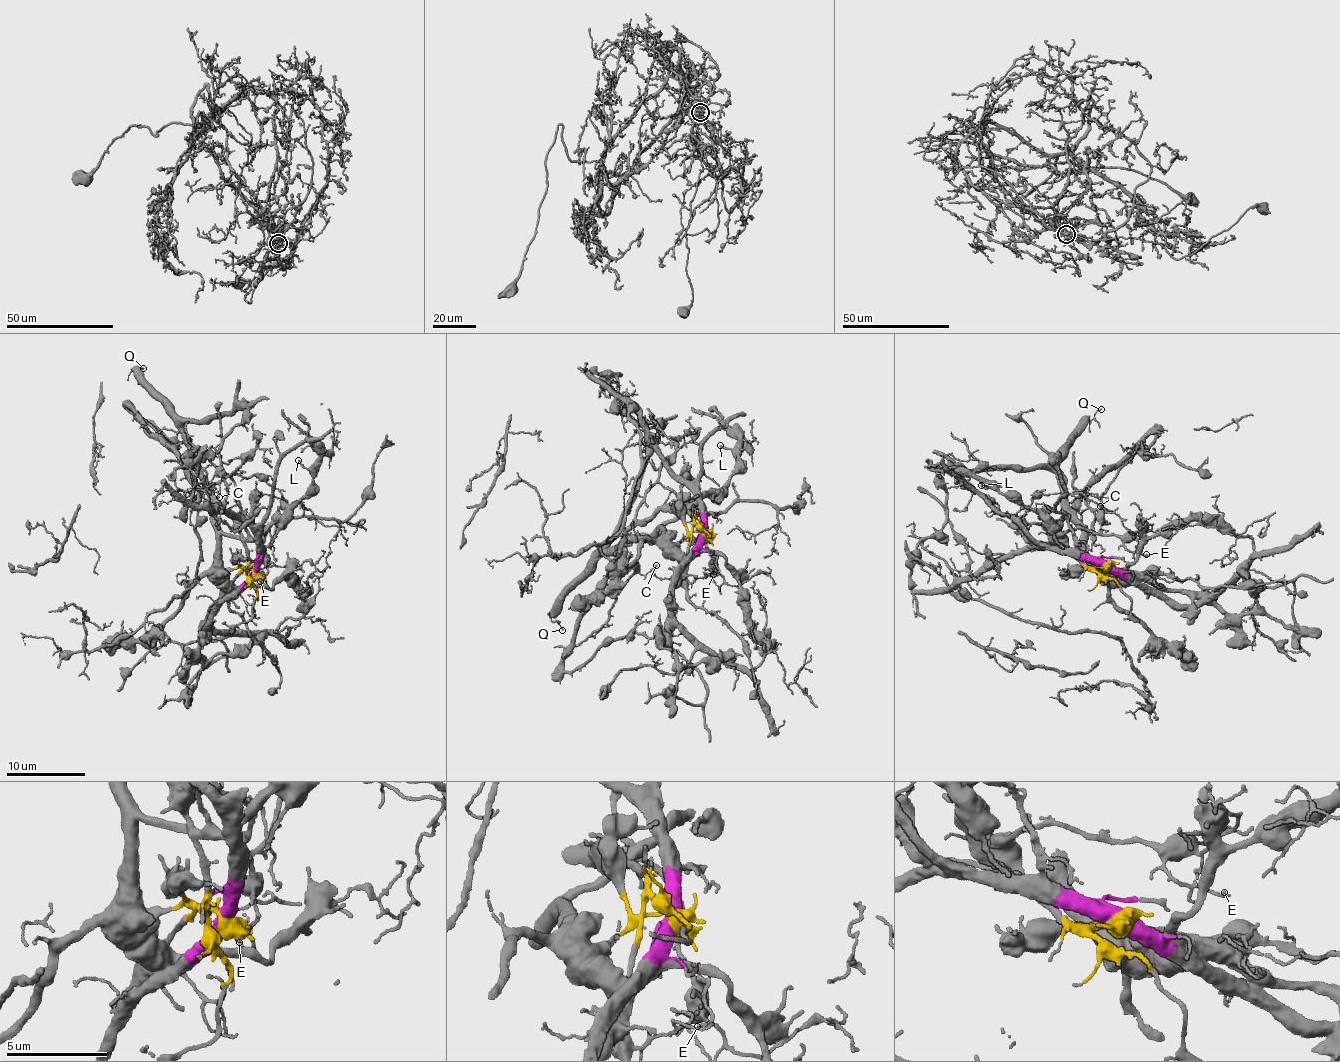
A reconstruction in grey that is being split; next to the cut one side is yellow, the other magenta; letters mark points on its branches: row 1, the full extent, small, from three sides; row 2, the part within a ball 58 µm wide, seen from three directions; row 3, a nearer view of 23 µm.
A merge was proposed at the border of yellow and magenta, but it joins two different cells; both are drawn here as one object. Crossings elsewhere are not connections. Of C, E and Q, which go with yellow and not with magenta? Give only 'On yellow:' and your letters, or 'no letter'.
On yellow: C, E, Q

